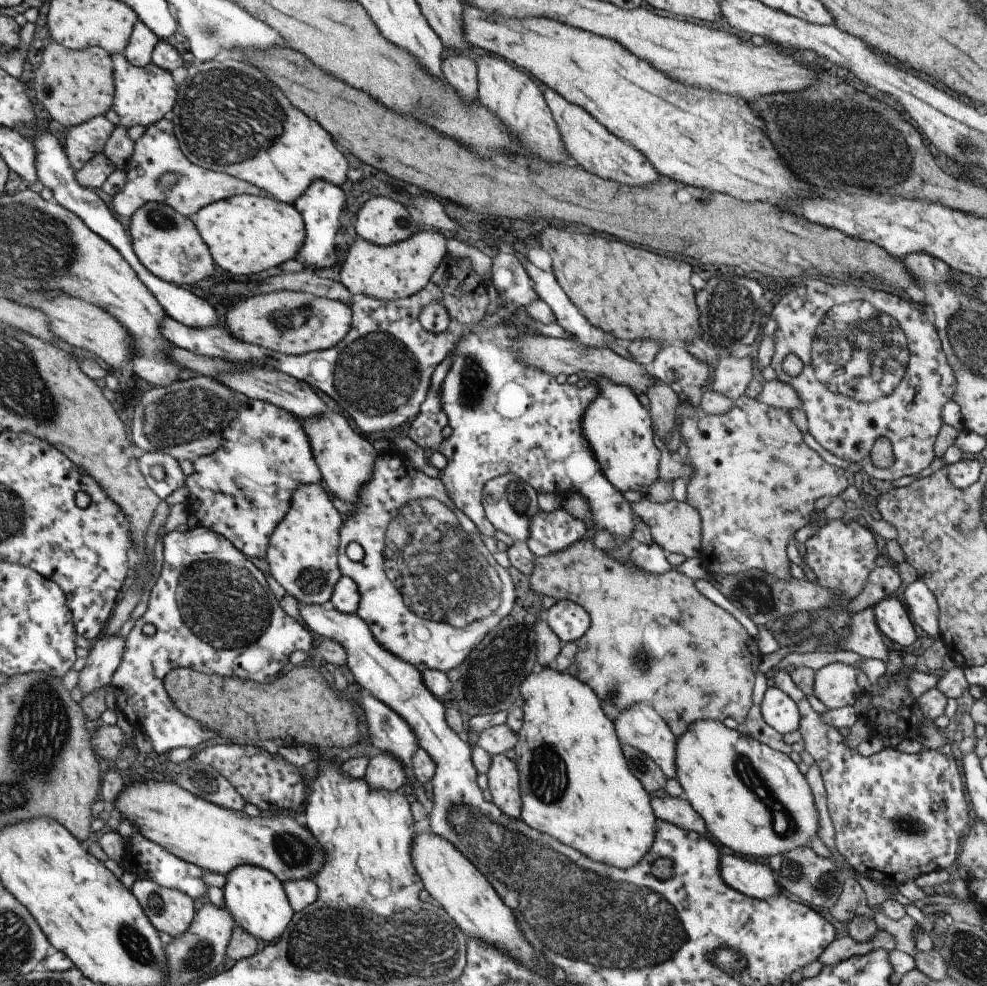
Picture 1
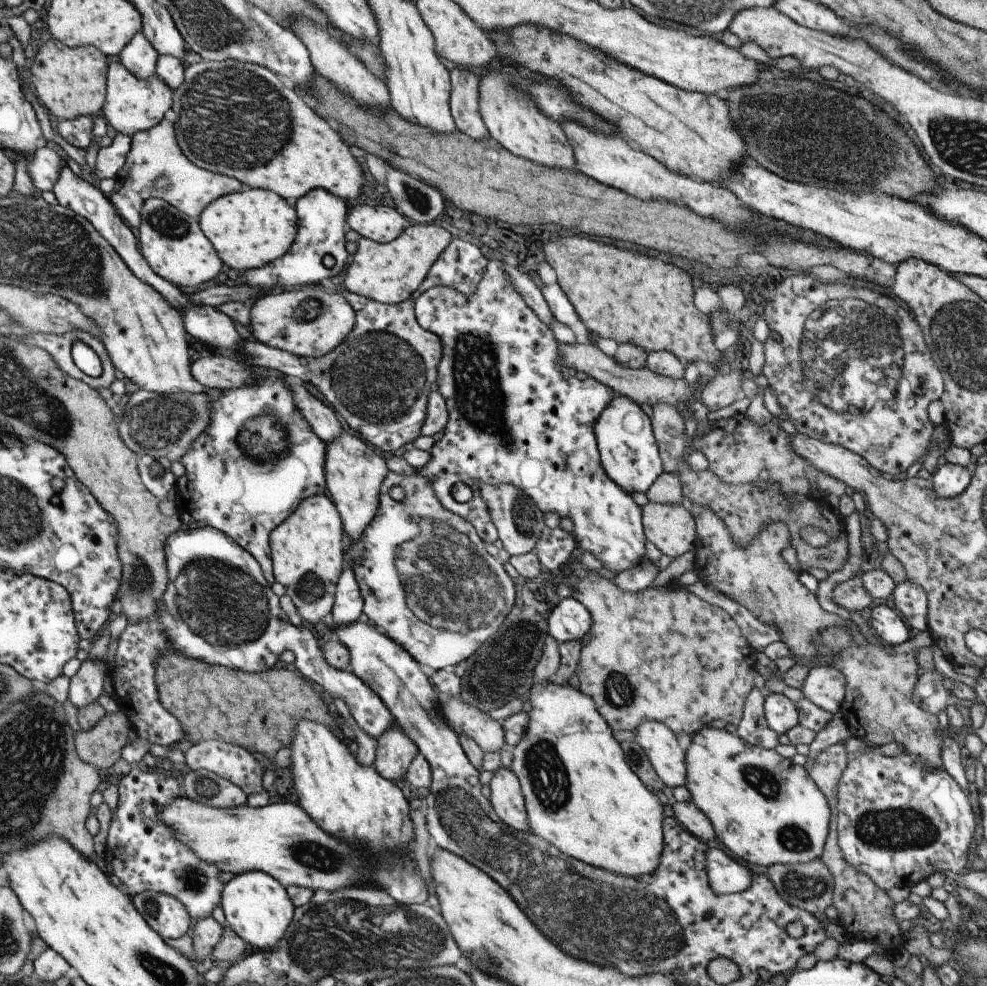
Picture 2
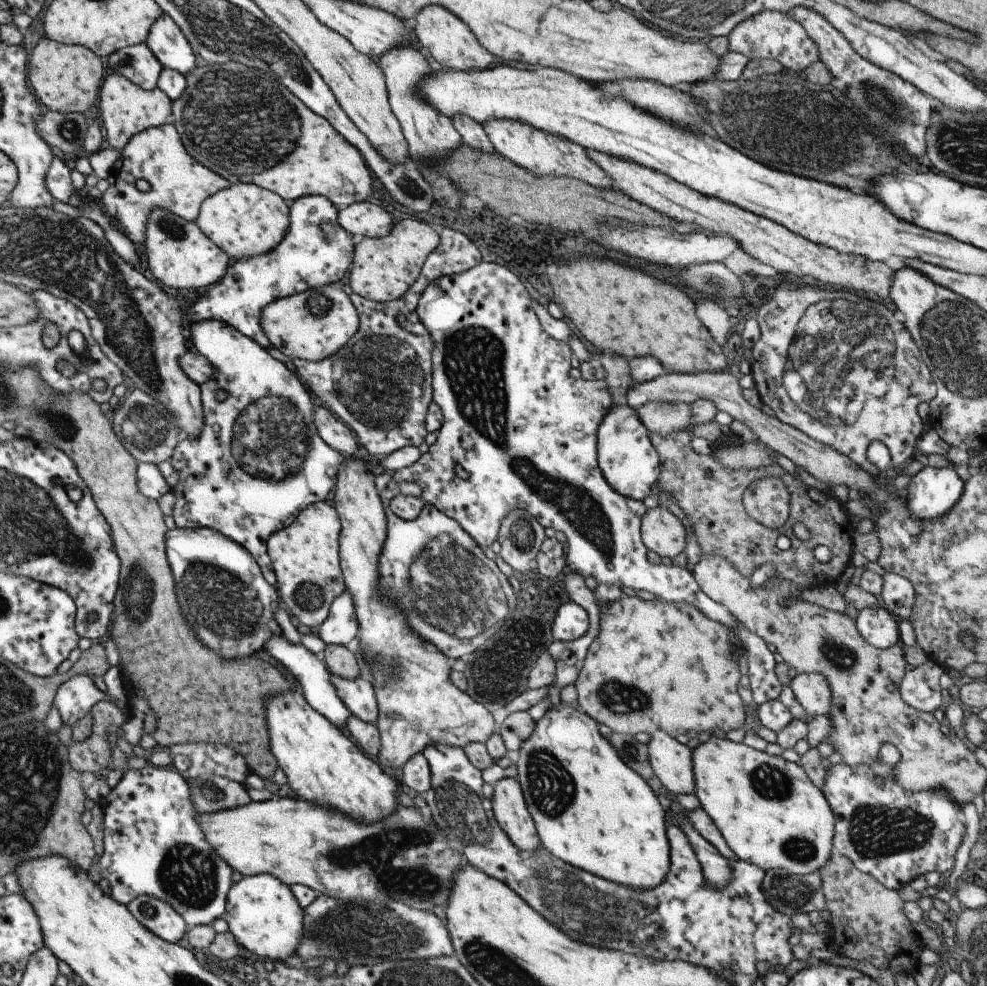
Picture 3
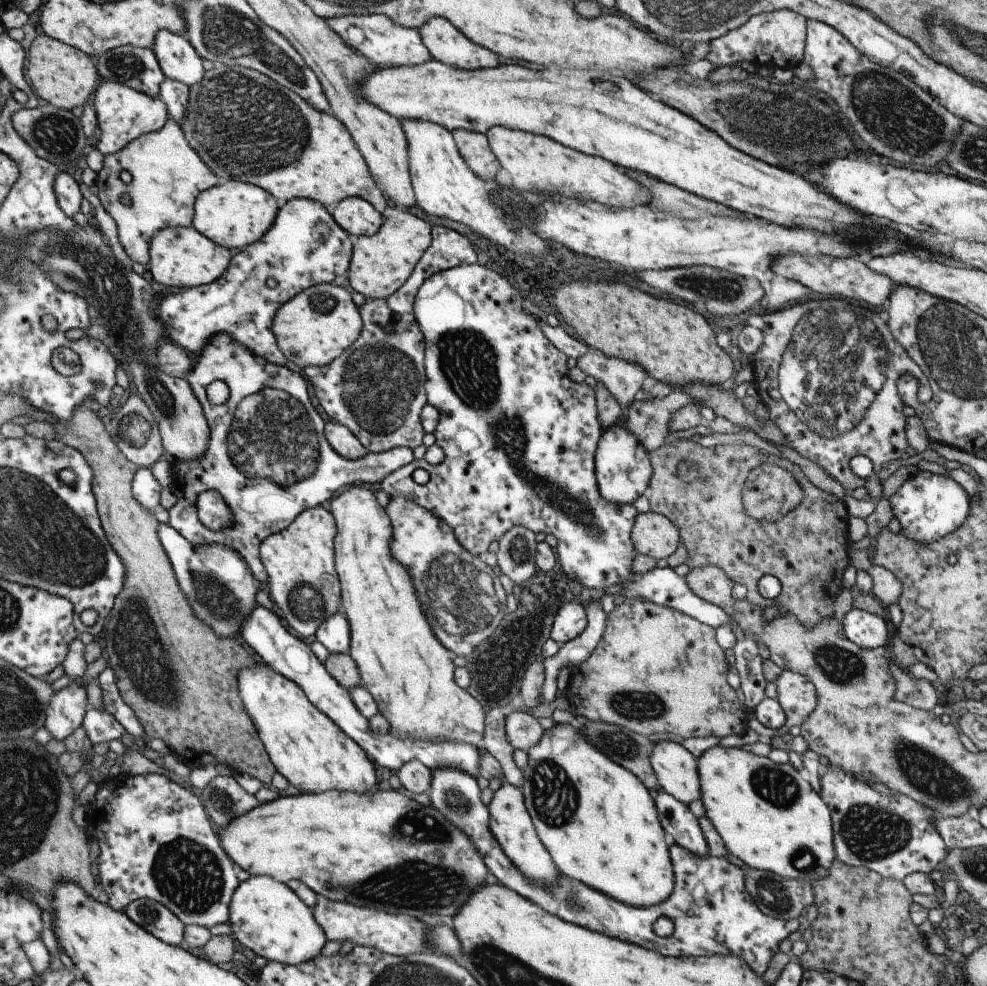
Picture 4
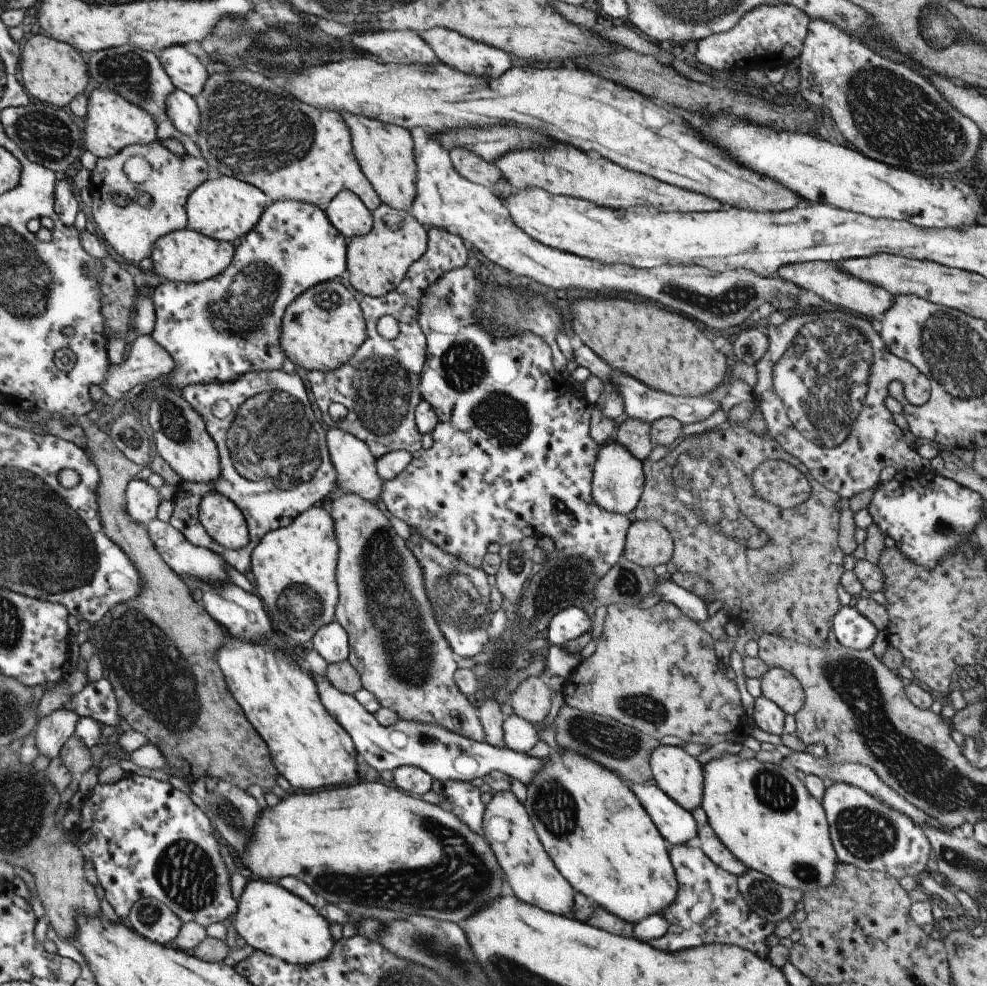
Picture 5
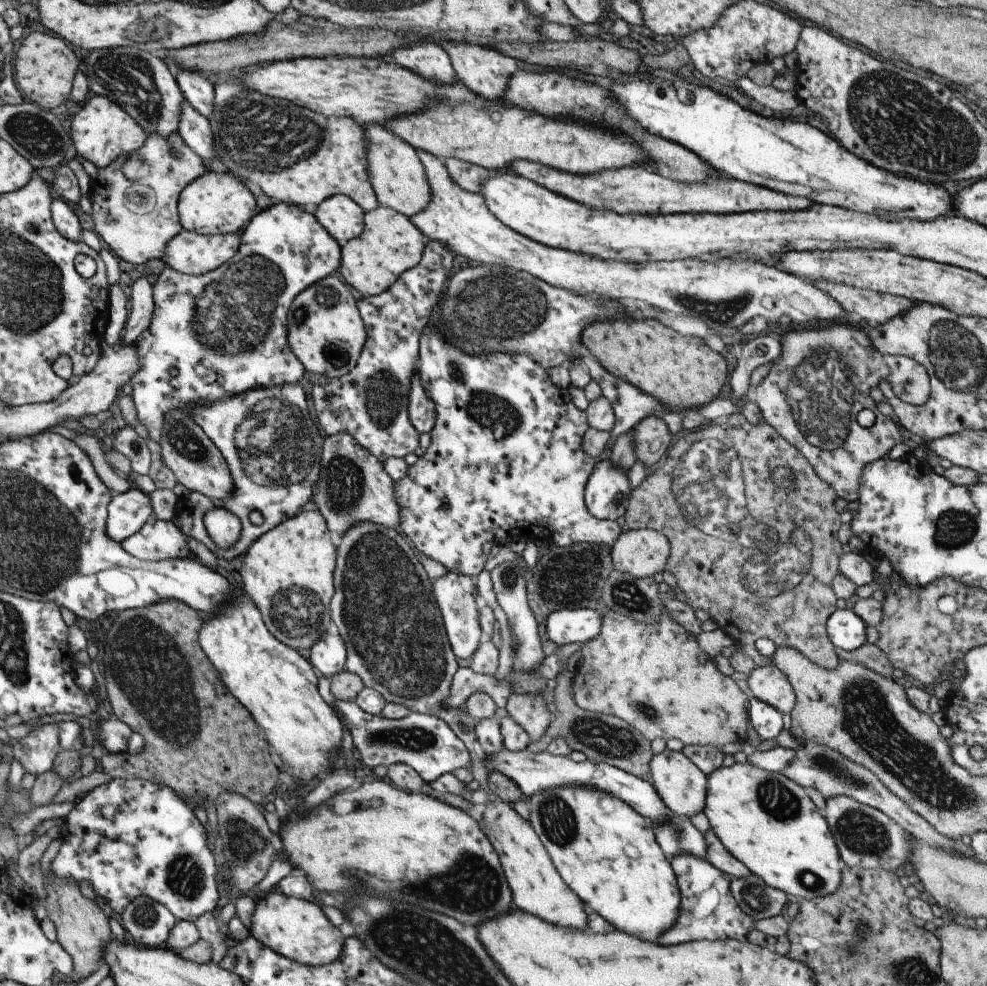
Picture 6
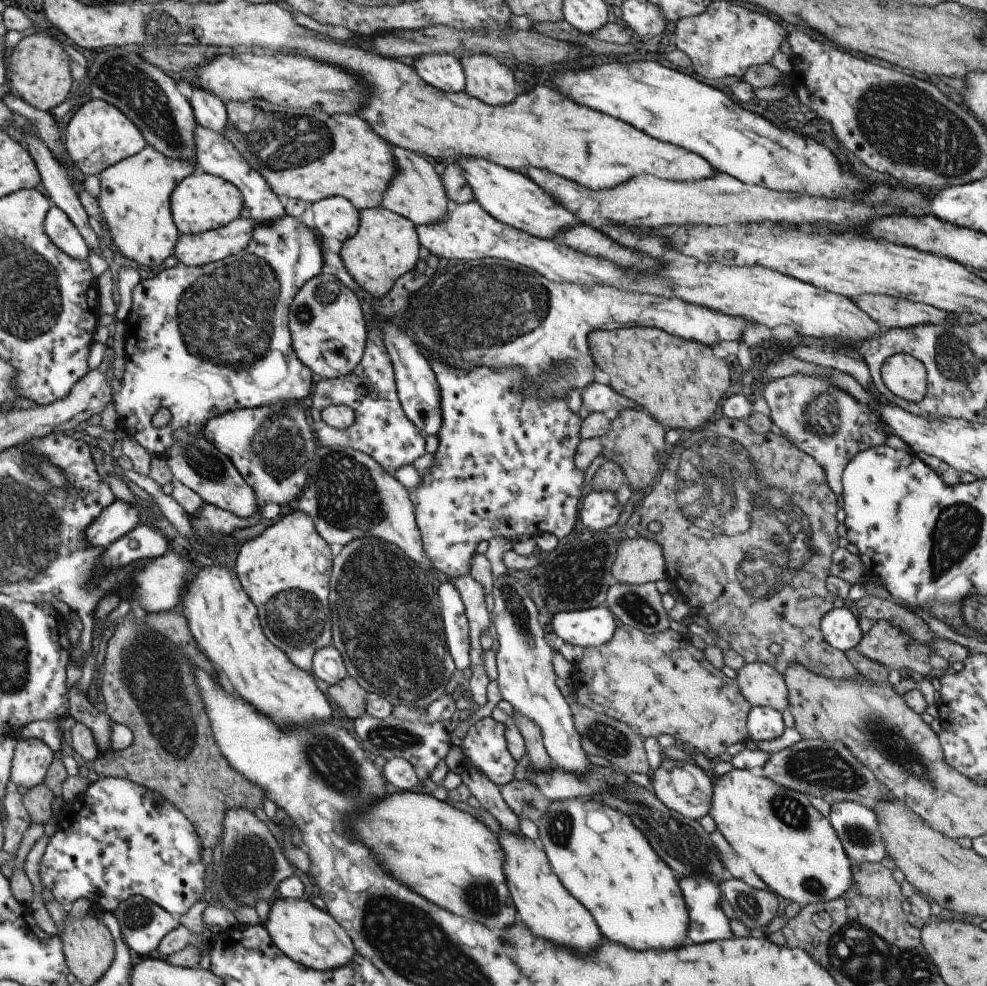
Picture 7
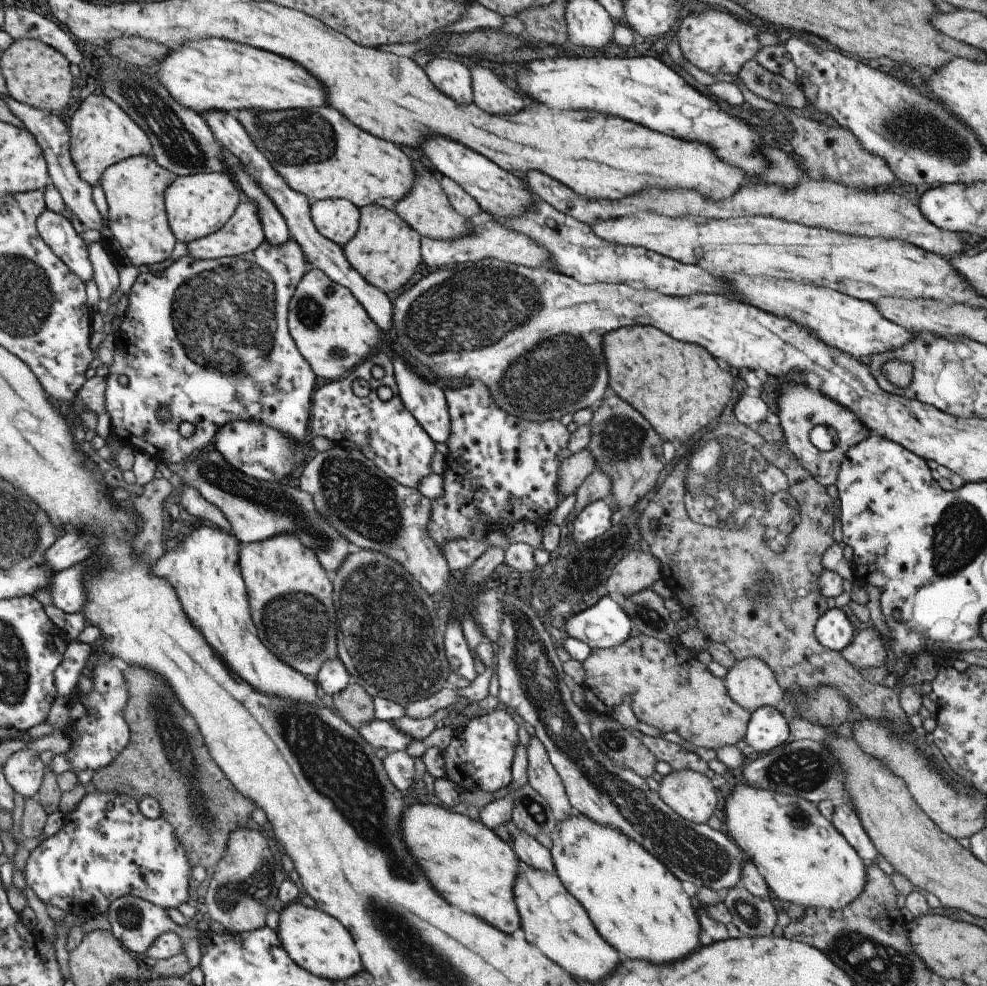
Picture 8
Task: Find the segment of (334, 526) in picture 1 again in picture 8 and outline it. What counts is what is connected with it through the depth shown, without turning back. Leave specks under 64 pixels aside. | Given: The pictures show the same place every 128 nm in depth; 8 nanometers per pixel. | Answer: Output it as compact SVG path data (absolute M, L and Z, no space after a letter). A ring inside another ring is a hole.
M280 533L260 542L241 544L238 556L258 638L272 654L276 654L300 674L305 677L317 676L325 660L338 657L338 625L332 598L331 574L322 566L314 550L304 546L294 533Z

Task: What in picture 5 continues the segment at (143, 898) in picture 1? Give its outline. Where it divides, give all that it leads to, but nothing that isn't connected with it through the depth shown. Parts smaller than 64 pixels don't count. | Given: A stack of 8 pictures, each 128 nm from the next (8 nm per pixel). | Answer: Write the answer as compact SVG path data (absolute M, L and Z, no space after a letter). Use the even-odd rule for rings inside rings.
M149 897L140 898L127 918L136 934L162 945L172 945L182 927L180 918L168 906Z

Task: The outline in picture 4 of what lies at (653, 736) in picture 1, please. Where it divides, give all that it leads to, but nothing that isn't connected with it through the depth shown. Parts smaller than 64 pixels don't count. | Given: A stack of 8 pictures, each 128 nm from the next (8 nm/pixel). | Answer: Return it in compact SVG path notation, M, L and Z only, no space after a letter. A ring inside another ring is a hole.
M660 741L653 746L649 759L659 785L666 793L687 805L700 798L698 763L682 744Z

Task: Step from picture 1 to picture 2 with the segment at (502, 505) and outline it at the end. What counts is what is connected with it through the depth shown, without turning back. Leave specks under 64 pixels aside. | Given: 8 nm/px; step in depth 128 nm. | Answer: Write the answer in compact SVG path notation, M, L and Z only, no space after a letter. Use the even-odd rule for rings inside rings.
M485 484L481 486L481 497L486 503L490 518L496 527L497 535L502 540L503 548L511 556L532 552L545 524L543 512L526 494L526 491L513 484Z

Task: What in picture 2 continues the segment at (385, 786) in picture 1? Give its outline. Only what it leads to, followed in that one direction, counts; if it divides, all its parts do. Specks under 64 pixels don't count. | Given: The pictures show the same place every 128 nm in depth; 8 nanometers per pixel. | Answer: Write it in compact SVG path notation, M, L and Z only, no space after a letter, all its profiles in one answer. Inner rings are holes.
M395 724L377 739L377 751L373 767L382 778L389 781L405 778L410 763L418 754L417 746Z

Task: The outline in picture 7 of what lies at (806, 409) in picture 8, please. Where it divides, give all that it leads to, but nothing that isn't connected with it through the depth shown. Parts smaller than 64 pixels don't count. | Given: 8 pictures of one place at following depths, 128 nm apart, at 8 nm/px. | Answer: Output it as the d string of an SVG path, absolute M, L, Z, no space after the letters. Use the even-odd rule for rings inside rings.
M796 373L795 375L775 378L765 383L761 395L765 398L768 408L770 408L769 417L772 419L773 424L777 426L777 431L782 432L802 452L815 458L815 461L824 469L827 483L837 497L843 496L843 472L849 462L859 452L885 445L888 437L892 435L886 433L885 424L877 411L857 401L844 389L832 388L826 382L826 379L819 376ZM820 394L830 394L832 400L836 400L840 404L840 422L842 424L840 424L840 430L832 438L820 438L812 434L807 429L808 426L803 415L807 406Z

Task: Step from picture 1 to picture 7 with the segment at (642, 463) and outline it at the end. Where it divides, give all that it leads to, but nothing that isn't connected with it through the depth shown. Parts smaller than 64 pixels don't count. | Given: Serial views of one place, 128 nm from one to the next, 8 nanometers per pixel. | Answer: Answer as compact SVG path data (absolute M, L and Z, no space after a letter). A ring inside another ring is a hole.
M588 490L580 502L579 520L591 531L602 531L616 524L623 511L615 492Z

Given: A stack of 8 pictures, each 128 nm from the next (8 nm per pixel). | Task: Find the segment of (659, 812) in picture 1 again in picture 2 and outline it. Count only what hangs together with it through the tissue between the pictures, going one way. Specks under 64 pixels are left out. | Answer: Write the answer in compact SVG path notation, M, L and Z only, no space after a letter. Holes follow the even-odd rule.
M691 800L676 801L668 812L696 838L706 842L716 839L710 819Z

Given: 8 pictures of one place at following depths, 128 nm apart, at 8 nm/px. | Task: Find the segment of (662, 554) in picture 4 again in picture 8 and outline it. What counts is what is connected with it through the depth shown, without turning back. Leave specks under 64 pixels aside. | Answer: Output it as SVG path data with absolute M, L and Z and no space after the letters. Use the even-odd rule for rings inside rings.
M630 551L613 567L607 592L616 598L625 597L652 587L662 577L661 562L650 551Z

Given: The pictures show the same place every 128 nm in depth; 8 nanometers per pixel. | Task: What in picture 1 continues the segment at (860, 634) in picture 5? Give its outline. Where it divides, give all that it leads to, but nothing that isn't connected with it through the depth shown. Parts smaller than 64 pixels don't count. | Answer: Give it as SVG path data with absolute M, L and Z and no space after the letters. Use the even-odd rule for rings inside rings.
M898 595L879 600L874 608L877 627L889 640L899 646L910 646L916 640L916 630L912 625L909 610Z

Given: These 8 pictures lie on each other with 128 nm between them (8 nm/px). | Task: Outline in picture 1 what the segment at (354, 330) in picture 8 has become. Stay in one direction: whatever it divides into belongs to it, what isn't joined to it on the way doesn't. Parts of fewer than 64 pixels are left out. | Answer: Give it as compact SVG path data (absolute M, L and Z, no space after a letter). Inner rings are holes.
M281 290L258 293L227 308L225 329L232 338L285 355L303 355L332 348L350 330L351 308L343 302L310 293Z

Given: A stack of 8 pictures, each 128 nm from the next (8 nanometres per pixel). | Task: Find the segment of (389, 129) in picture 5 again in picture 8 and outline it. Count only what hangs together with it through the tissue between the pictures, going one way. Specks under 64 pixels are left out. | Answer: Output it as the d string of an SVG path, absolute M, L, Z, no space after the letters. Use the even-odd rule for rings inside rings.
M410 159L415 171L415 183L409 193L402 195L394 205L394 210L401 216L421 237L433 239L455 239L464 235L471 236L470 221L454 210L447 194L440 186L439 176L422 165L422 161Z

